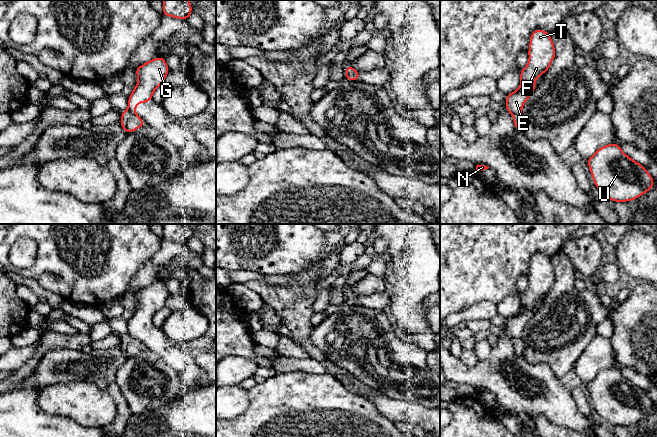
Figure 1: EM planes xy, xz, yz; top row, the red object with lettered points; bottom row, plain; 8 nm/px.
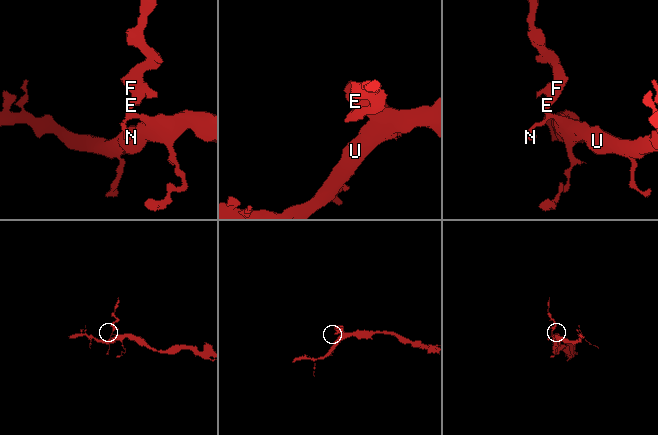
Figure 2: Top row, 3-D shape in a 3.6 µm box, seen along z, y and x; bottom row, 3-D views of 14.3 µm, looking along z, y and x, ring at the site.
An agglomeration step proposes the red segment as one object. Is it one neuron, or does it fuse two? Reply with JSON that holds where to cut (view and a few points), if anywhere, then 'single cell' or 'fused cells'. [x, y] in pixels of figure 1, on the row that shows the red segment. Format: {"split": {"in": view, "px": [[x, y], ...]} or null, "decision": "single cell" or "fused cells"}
{"split": {"in": "xy", "px": [[128, 108], [135, 114]]}, "decision": "fused cells"}

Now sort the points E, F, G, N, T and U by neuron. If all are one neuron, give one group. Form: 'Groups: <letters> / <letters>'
Groups: E F G T / N U

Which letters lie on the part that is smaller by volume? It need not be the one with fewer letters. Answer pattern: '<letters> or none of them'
E, F, G, T

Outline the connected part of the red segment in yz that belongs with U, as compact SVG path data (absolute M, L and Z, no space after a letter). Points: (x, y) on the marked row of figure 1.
M616 142L603 145L586 159L593 183L596 188L613 202L629 202L654 188L655 179L648 173L646 167L626 155Z

